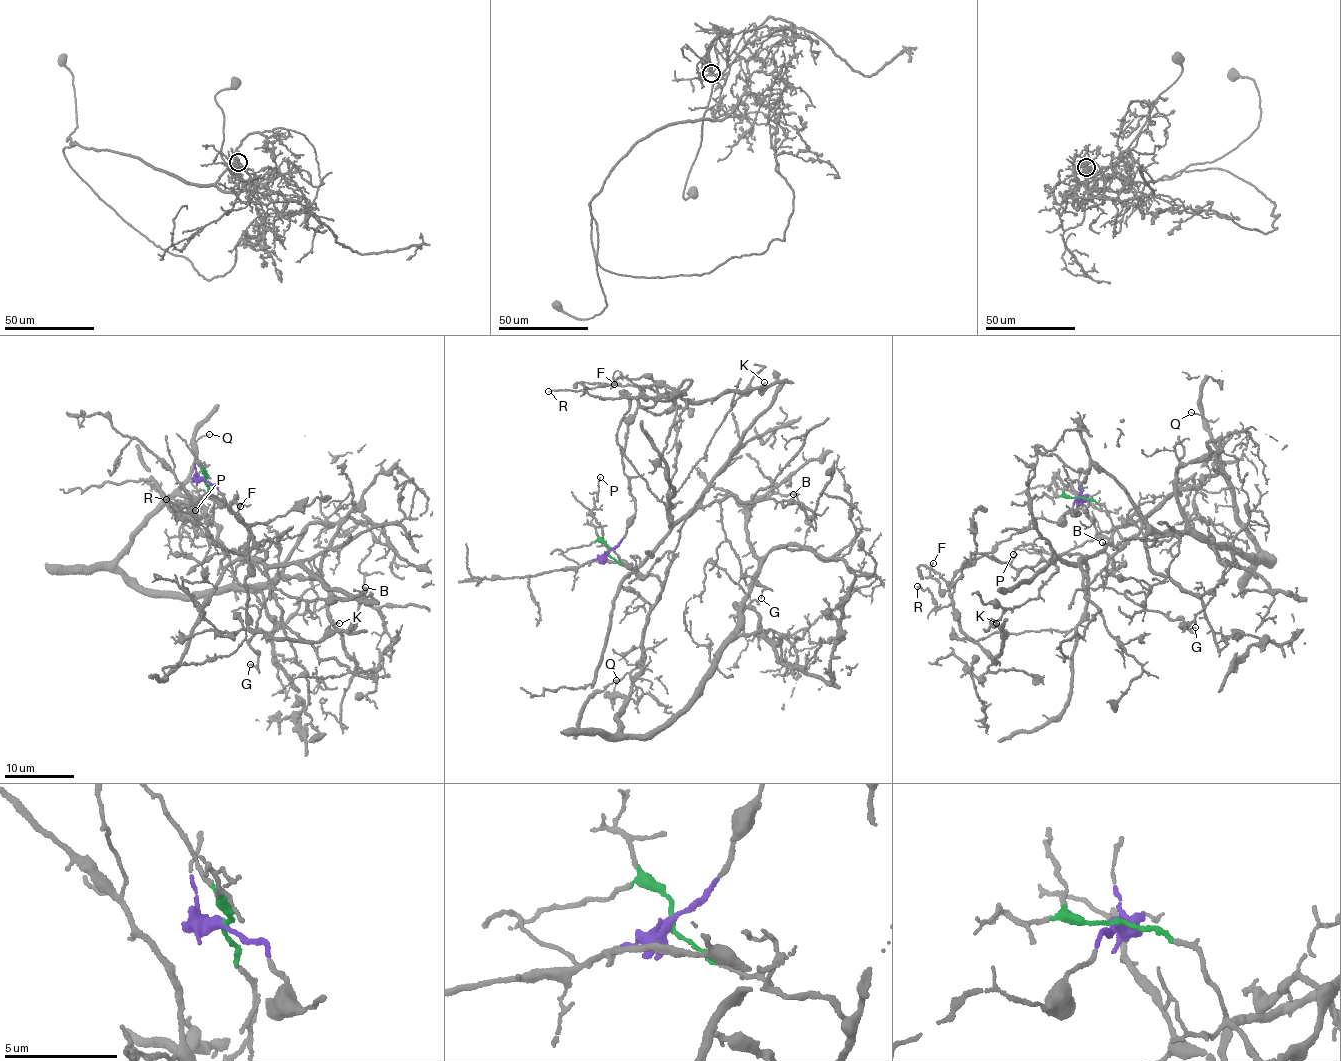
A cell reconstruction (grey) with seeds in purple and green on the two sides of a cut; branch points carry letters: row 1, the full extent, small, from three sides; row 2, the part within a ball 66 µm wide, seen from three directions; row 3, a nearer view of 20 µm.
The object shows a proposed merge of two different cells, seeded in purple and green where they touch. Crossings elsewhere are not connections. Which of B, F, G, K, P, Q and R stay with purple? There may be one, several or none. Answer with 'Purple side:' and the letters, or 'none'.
Purple side: F, G, K, P, R

